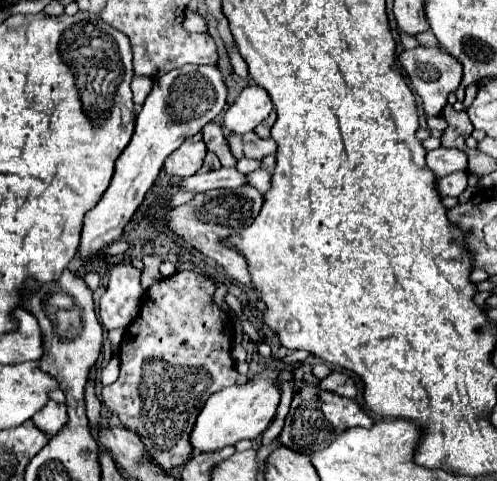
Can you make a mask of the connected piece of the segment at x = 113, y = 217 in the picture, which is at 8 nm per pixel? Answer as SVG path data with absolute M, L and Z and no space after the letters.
M184 66L164 74L154 82L152 92L136 118L134 136L116 160L116 172L106 194L100 198L98 206L92 208L84 218L80 240L80 258L84 262L84 268L88 268L96 254L124 232L124 226L142 204L144 194L156 182L164 158L170 156L174 148L180 148L186 138L198 134L208 122L212 122L222 112L224 104L226 84L222 80L222 72L216 66Z

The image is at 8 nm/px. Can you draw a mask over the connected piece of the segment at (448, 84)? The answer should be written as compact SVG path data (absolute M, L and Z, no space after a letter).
M424 46L414 48L414 50L404 50L398 60L400 60L400 66L408 74L412 90L420 94L426 114L438 116L442 110L442 96L448 96L450 92L454 92L462 82L462 64L440 48L424 48Z

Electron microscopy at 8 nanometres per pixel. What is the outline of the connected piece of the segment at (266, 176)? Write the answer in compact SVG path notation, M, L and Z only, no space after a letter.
M258 168L250 174L246 174L246 182L254 188L258 188L262 194L266 194L266 190L270 188L270 170L266 168Z

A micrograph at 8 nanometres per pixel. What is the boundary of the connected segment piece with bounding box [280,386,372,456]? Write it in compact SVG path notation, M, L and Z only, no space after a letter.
M304 386L298 394L294 394L290 412L284 422L284 430L280 434L280 444L290 446L302 454L314 454L316 450L326 448L342 430L350 426L372 426L372 418L356 404L356 400L338 398L336 394L324 394L318 386Z

